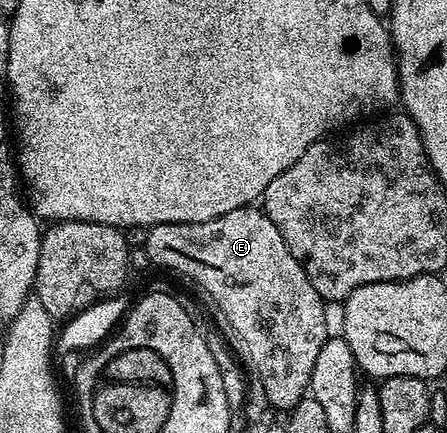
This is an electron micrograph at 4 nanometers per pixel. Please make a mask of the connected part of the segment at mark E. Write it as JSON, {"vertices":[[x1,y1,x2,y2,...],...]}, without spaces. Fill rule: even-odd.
{"vertices":[[255,205,234,208,226,216,218,216,205,222,167,222,148,227,149,235,144,246,153,267,169,266,197,282,212,297,228,326,240,337,244,354,257,374,258,383,266,390,266,400,277,411,287,412,298,400,309,393,312,385,314,363,322,344,330,337,328,318,324,315,326,303,314,292,314,284,306,276,302,264,294,260,282,232,274,228,274,220]]}

